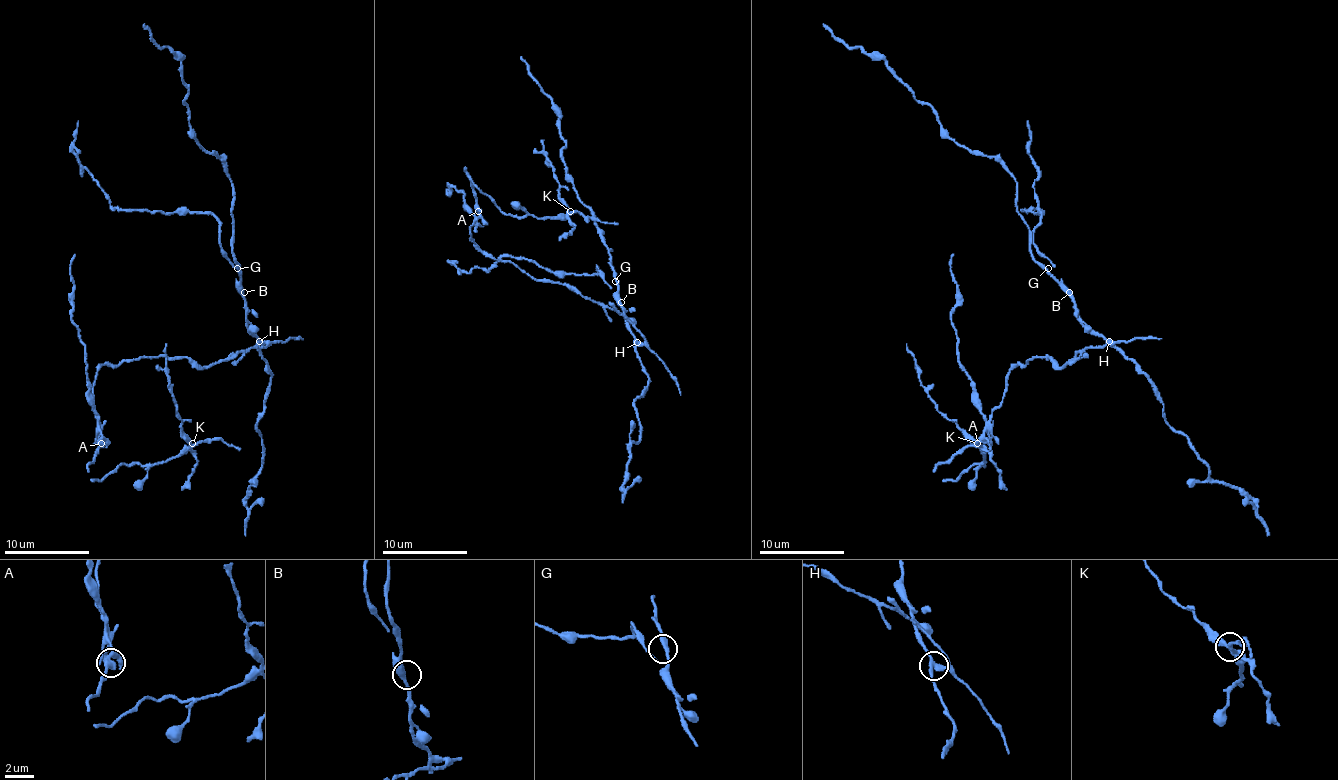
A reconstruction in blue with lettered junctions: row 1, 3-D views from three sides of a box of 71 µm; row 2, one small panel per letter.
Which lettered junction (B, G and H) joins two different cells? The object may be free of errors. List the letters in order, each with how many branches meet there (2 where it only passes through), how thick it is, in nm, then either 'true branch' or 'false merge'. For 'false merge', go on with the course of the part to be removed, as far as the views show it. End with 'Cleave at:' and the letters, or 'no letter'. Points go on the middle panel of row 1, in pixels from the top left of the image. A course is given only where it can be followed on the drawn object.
B: 2 branches meet; 400 nm thick; true branch
G: 3 branches meet; 260 nm thick; true branch
H: 3 branches meet; 280 nm thick; false merge; foreign part runs (636, 343), (645, 339), (625, 317), (470, 238), (478, 217), (465, 168), (504, 213), (559, 217), (544, 140)
Cleave at: H

